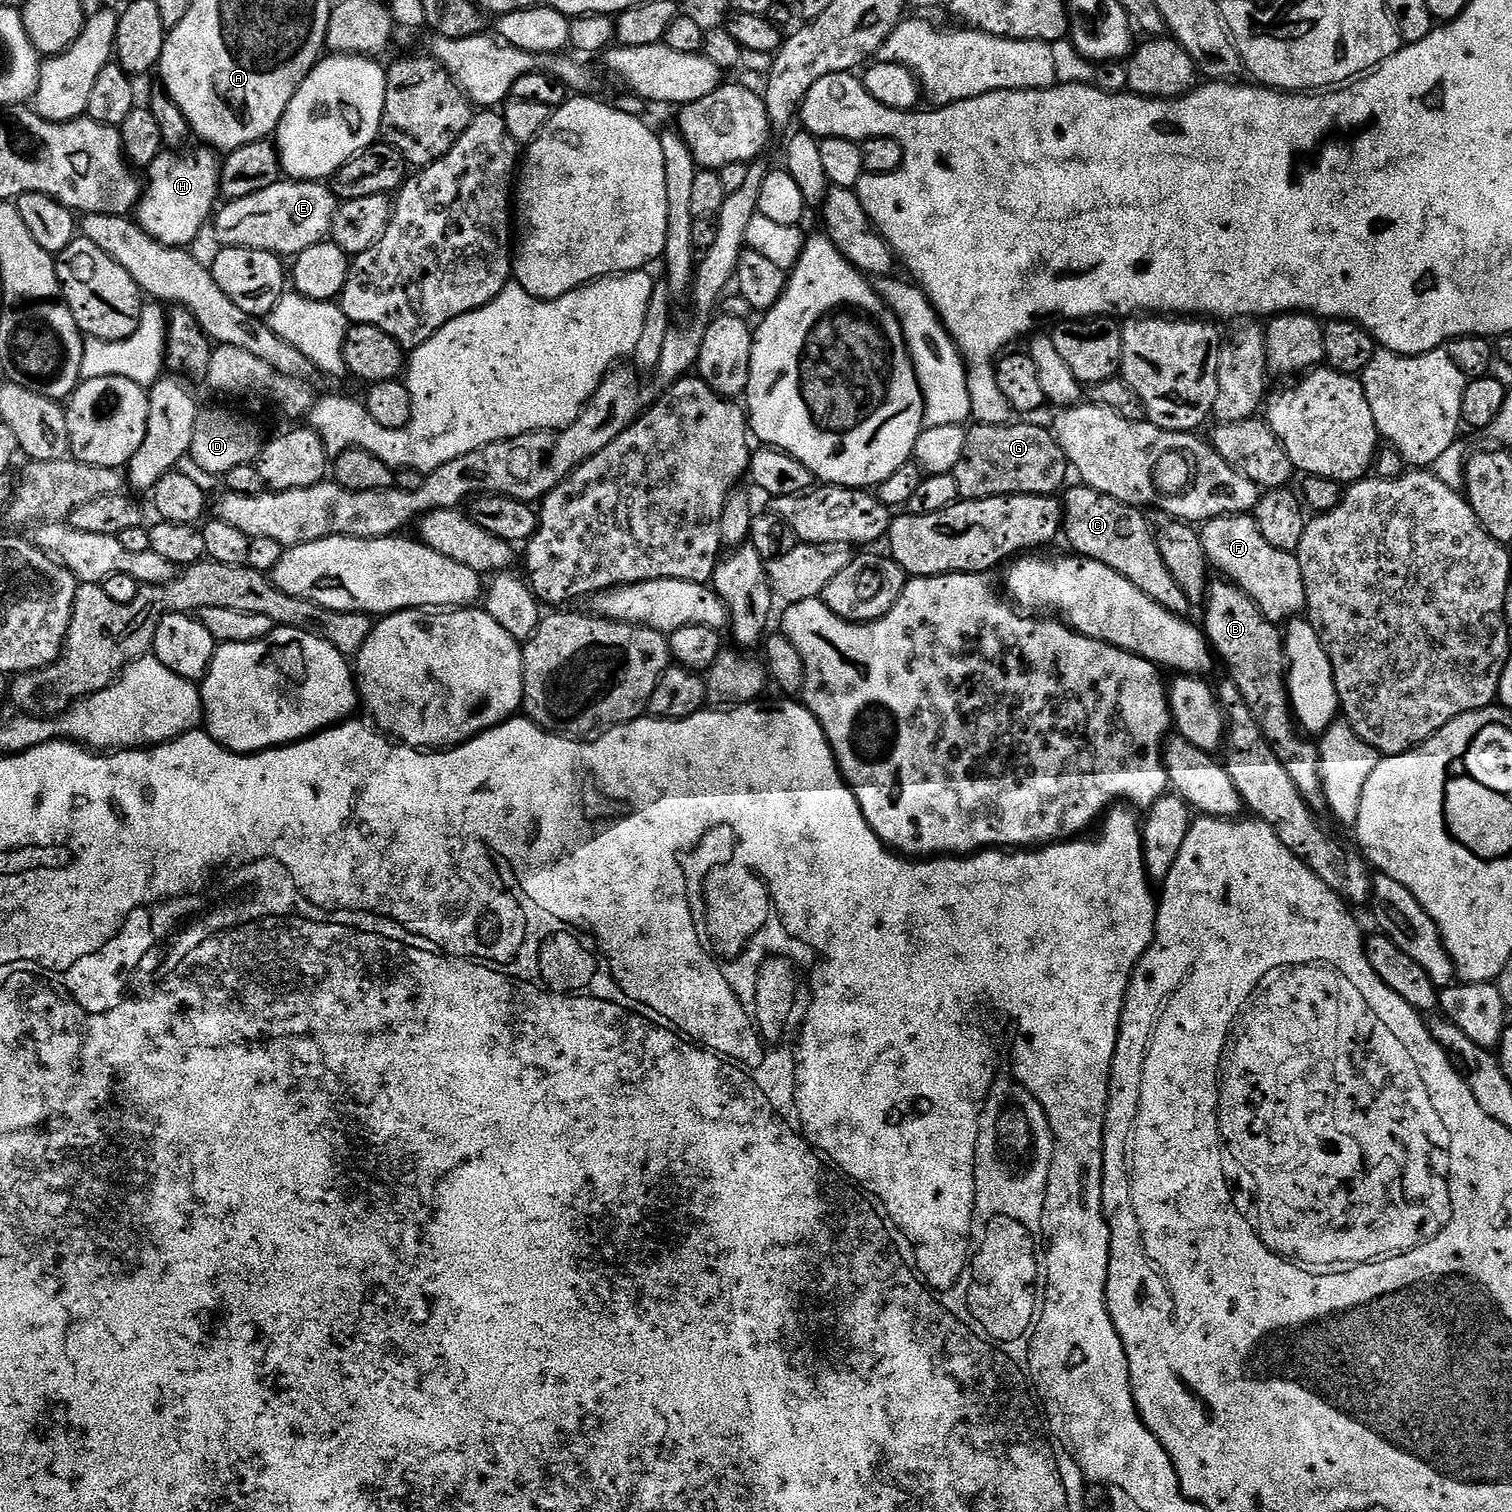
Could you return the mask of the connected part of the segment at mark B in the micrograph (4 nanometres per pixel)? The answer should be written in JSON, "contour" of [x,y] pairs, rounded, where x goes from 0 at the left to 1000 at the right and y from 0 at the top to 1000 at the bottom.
{"contour":[[[804,382],[799,387],[799,394],[796,395],[795,400],[796,404],[796,413],[795,417],[799,422],[799,425],[802,427],[802,431],[810,438],[812,449],[819,454],[824,467],[827,467],[827,472],[829,472],[829,478],[832,478],[833,485],[845,499],[845,504],[851,507],[851,510],[853,511],[853,515],[856,517],[856,520],[858,520],[858,525],[864,528],[864,530],[867,533],[868,537],[875,538],[875,534],[880,532],[876,525],[876,518],[874,517],[874,509],[873,509],[873,496],[870,491],[868,492],[864,486],[858,481],[857,473],[854,472],[854,465],[852,461],[852,437],[849,436],[849,422],[847,416],[845,413],[836,408],[835,403],[829,397],[821,390],[814,384]]]}

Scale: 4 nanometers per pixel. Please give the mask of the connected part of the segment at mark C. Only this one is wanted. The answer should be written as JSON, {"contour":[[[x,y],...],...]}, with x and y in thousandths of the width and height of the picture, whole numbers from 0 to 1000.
{"contour":[[[716,321],[711,322],[707,322],[702,328],[704,334],[702,354],[703,356],[706,356],[706,360],[709,362],[707,363],[718,370],[734,374],[734,377],[750,385],[750,388],[753,388],[755,393],[766,398],[766,401],[778,406],[785,405],[784,403],[786,404],[787,402],[786,396],[784,393],[782,393],[782,390],[779,390],[779,385],[776,385],[774,377],[771,377],[771,372],[769,372],[769,366],[766,366],[760,342],[756,341],[757,339],[755,337],[739,332],[726,324]]]}

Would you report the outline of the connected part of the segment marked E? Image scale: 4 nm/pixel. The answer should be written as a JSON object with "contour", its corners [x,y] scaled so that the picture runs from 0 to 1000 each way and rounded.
{"contour":[[[186,119],[170,128],[149,134],[142,144],[143,156],[149,163],[173,165],[193,171],[218,157],[224,136],[219,124],[215,121]]]}

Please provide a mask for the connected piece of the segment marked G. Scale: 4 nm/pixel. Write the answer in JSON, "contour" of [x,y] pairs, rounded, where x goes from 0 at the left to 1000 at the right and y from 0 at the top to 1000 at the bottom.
{"contour":[[[674,279],[660,282],[644,280],[640,283],[639,295],[636,297],[636,303],[634,303],[631,314],[636,329],[639,331],[658,328],[694,328],[700,326],[707,319],[708,308],[698,289],[691,281],[690,283],[688,280]]]}

